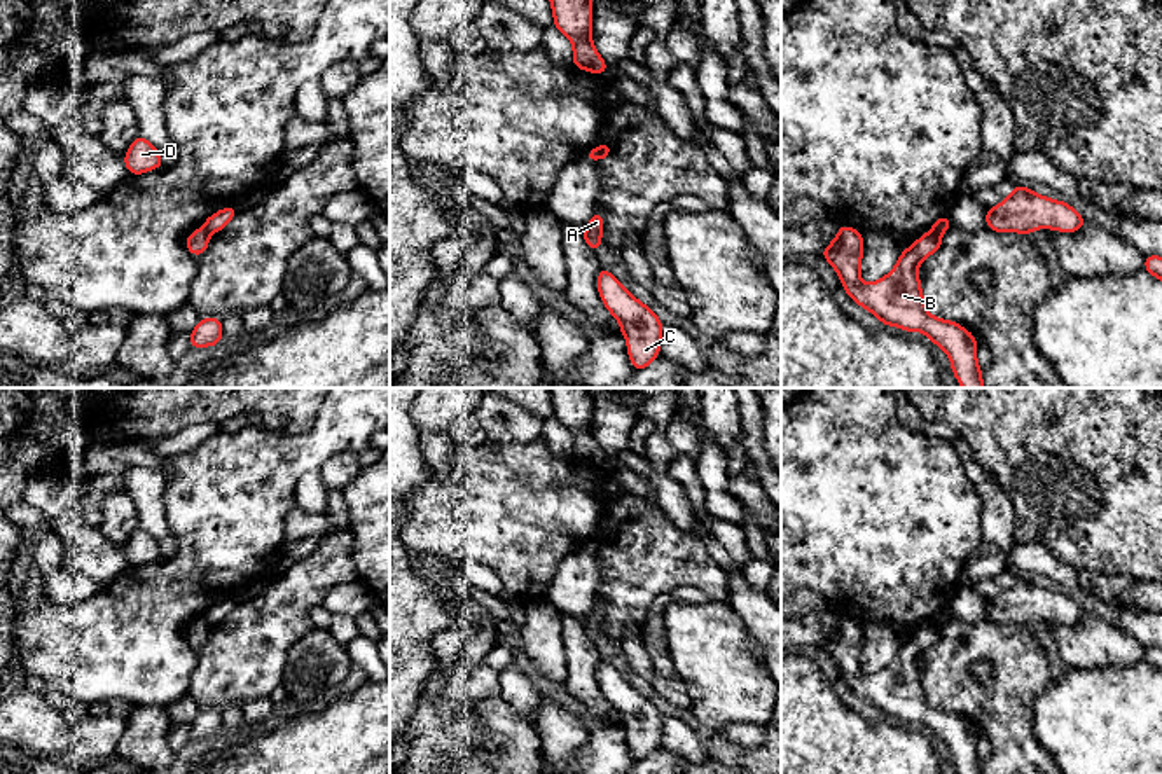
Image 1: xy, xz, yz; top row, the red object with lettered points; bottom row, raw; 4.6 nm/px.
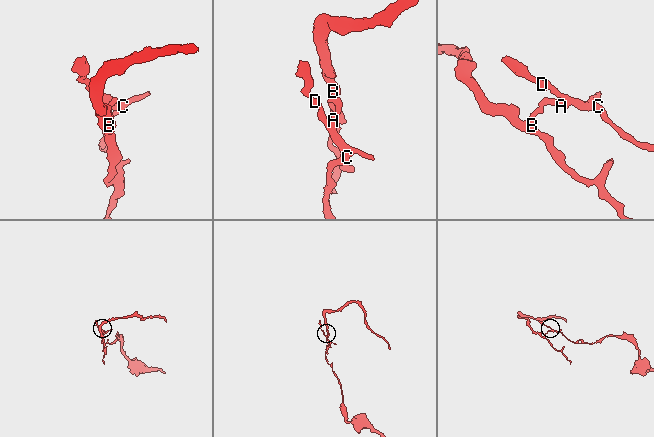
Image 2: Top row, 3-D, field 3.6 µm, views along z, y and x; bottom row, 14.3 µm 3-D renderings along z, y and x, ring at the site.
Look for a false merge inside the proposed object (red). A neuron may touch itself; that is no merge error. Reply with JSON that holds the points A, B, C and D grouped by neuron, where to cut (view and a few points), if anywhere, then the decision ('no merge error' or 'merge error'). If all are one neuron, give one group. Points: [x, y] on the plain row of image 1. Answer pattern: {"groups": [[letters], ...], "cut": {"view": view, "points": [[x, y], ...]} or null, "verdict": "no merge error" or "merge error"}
{"groups": [["A", "C", "D"], ["B"]], "cut": {"view": "yz", "points": [[932, 622], [942, 624]]}, "verdict": "merge error"}

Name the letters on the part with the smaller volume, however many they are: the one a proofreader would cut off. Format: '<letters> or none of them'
B

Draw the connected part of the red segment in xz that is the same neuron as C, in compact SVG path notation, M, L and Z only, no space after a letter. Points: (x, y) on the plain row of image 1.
M605 659L599 660L598 683L612 708L620 713L634 762L645 760L661 743L664 715Z

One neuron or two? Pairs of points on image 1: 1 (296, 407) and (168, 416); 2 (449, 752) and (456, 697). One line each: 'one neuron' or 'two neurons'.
1: one neuron
2: two neurons

